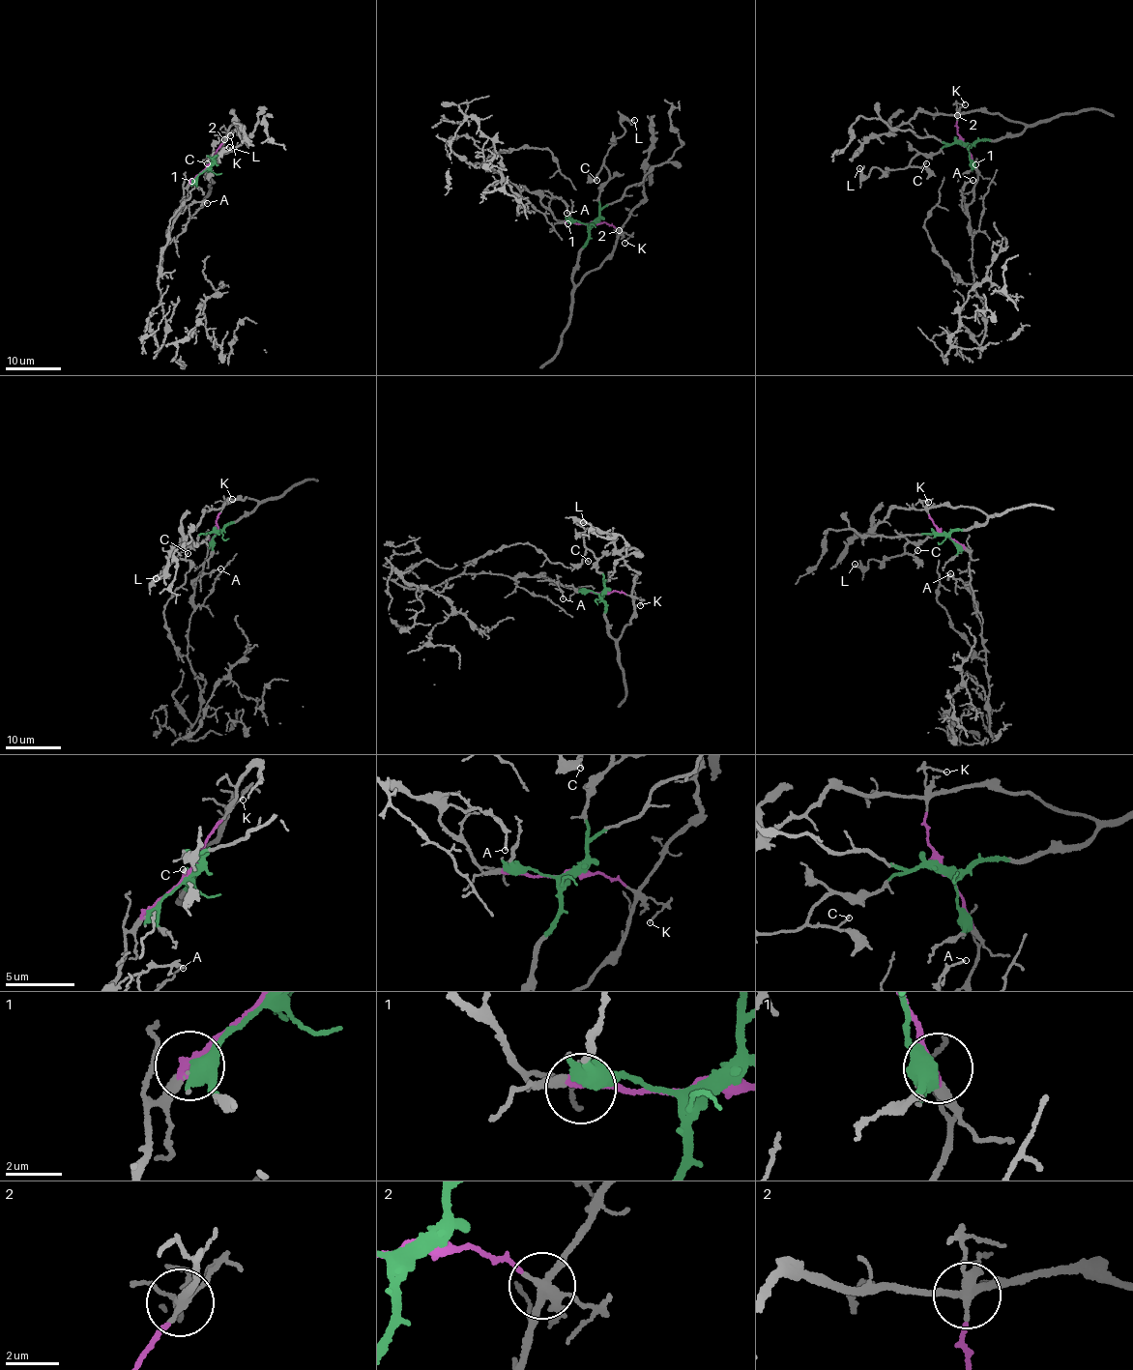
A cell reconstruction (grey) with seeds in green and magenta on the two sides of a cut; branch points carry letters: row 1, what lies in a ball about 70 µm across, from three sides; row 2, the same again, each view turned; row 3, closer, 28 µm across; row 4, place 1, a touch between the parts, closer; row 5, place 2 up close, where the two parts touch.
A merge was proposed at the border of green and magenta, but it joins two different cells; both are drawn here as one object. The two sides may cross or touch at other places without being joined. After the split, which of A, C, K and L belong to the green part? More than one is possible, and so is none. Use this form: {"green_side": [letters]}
{"green_side": ["C", "L"]}

